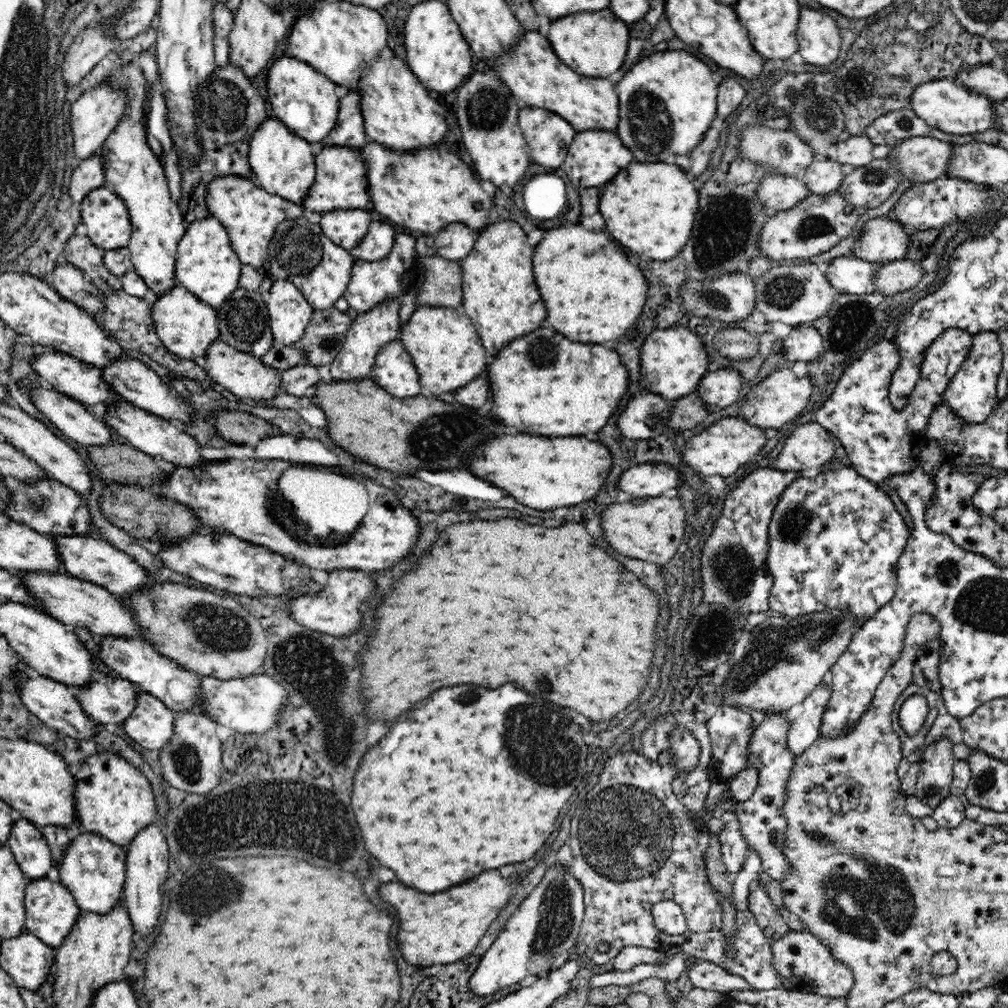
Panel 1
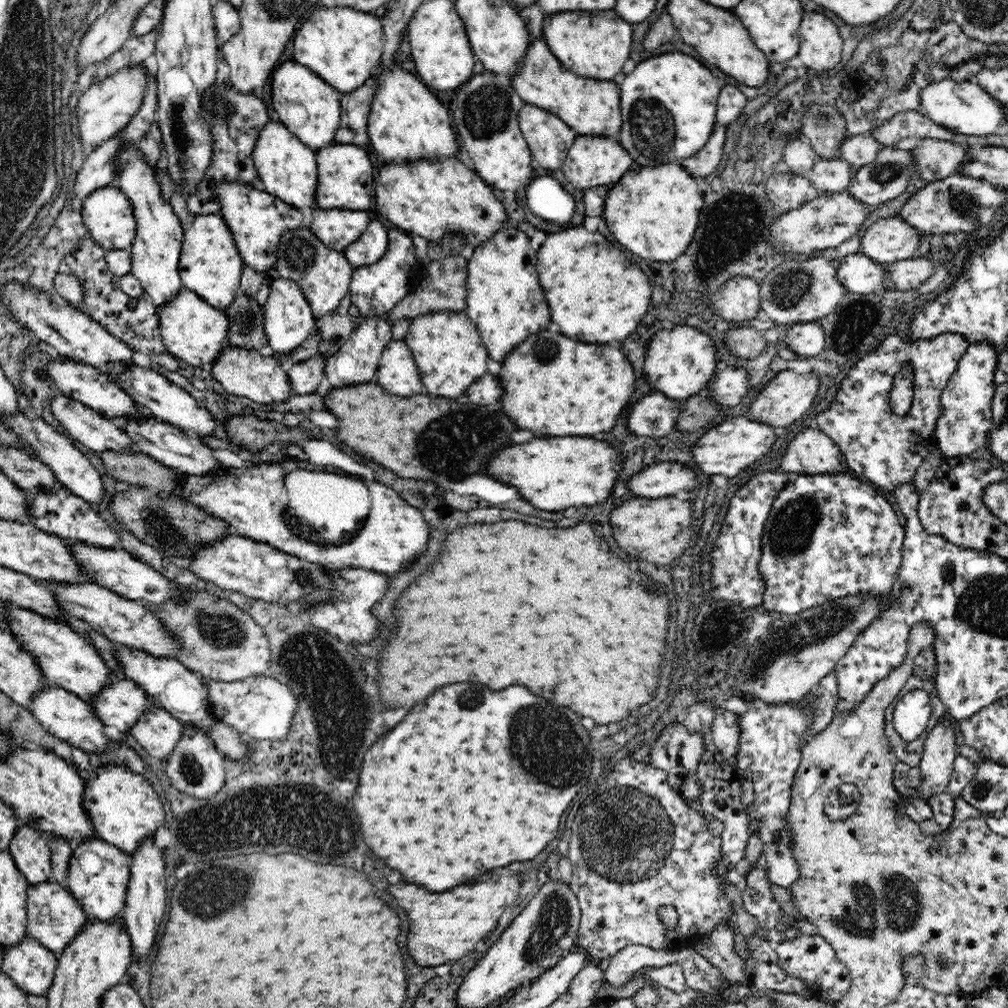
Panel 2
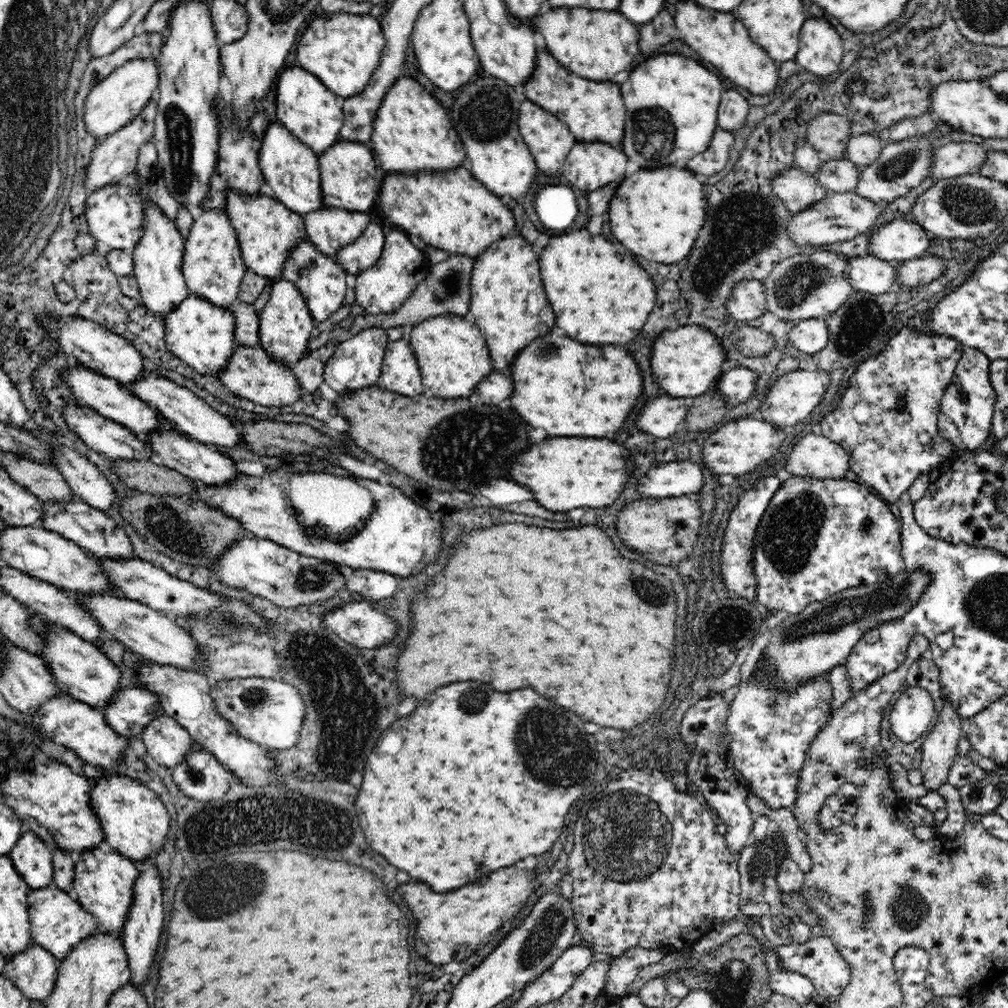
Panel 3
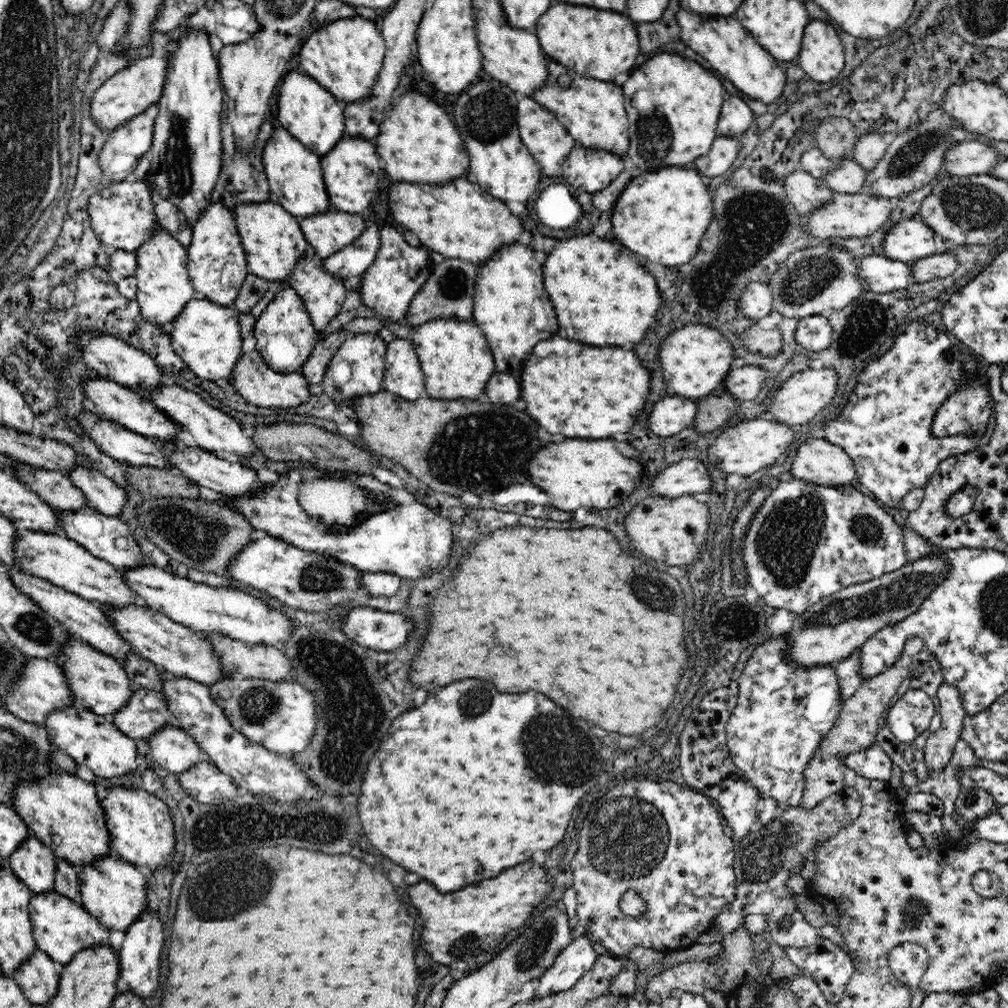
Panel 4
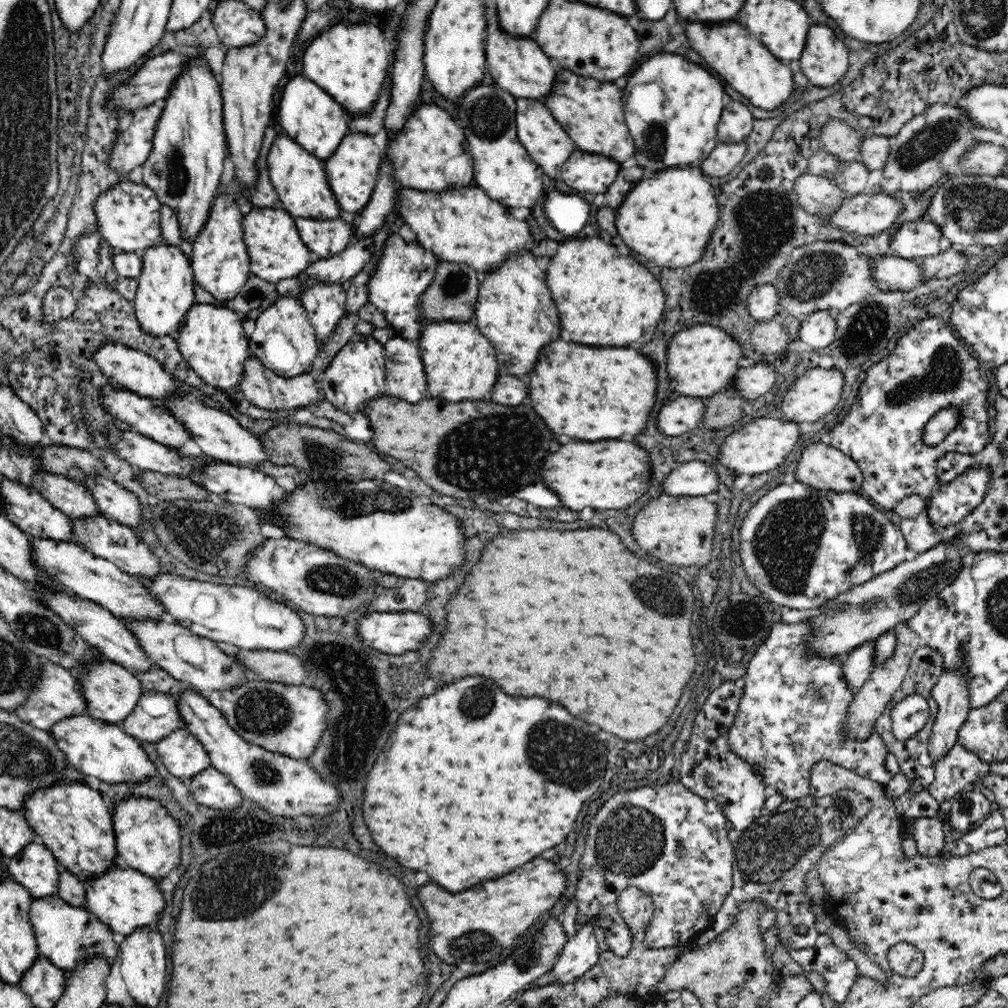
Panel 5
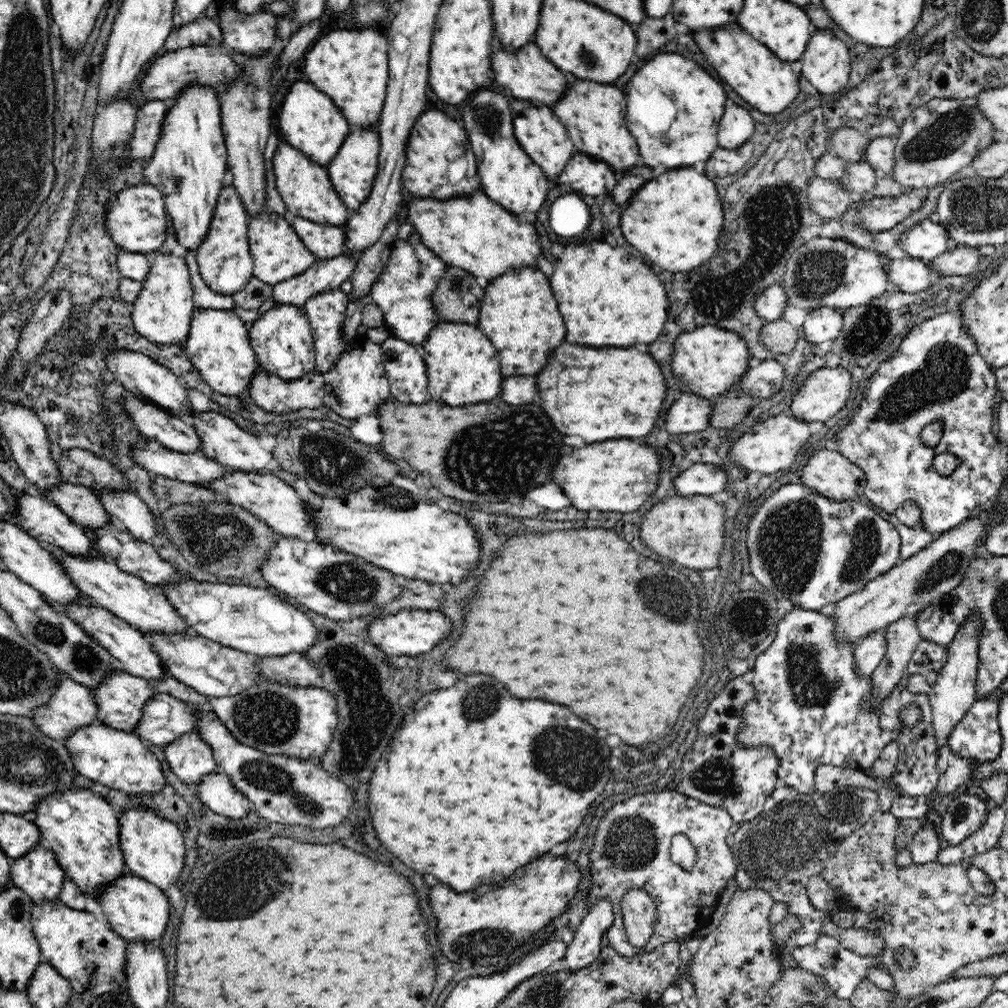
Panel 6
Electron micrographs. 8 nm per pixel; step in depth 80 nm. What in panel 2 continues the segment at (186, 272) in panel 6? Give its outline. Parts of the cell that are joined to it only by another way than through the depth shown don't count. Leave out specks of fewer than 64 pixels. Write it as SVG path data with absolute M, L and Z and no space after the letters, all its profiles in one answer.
M128 148L120 154L124 162L124 172L120 174L120 188L124 196L130 199L134 218L136 220L135 238L131 243L131 273L142 285L143 292L150 296L152 305L160 308L170 303L172 298L183 288L179 276L179 259L184 239L184 230L178 216L172 212L172 205L160 194L159 184L156 184L154 170L144 162L140 149Z

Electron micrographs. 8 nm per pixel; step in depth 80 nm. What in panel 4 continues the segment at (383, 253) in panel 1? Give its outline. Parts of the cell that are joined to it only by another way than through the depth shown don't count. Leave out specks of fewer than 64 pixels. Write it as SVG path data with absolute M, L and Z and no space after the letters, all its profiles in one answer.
M375 224L370 225L355 242L324 259L324 271L330 275L334 275L334 277L338 277L338 279L344 280L351 276L361 277L373 264L374 260L376 260L378 250L380 250L380 243L378 227Z

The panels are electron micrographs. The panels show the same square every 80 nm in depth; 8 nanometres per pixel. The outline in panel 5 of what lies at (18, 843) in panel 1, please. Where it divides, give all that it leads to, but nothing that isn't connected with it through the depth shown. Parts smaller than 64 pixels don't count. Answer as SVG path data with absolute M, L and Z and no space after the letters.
M41 841L30 842L21 854L5 863L7 874L24 886L33 899L57 894L61 867Z

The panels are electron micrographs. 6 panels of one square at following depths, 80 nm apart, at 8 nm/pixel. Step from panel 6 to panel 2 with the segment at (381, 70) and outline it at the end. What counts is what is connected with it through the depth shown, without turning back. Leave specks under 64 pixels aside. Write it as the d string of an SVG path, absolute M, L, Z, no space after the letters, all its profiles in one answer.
M348 6L314 8L306 20L299 25L293 41L291 59L313 70L326 84L340 90L343 94L356 90L372 76L373 68L379 63L385 46L382 23L374 12L352 10Z

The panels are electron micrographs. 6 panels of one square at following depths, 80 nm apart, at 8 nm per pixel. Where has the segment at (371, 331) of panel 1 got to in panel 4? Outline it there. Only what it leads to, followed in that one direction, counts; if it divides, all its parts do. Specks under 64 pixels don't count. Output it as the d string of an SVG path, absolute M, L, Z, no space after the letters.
M378 331L350 336L339 346L328 363L323 379L324 392L333 401L346 407L360 396L382 391L386 370L386 351L387 344L378 335Z

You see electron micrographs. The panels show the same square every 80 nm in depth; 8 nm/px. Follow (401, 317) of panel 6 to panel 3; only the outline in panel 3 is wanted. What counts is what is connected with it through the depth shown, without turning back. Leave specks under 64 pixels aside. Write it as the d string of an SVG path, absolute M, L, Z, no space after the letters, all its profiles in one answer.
M388 228L386 250L374 266L356 275L355 304L362 306L366 314L389 314L408 301L418 284L429 274L429 262L424 250L418 250L404 234Z

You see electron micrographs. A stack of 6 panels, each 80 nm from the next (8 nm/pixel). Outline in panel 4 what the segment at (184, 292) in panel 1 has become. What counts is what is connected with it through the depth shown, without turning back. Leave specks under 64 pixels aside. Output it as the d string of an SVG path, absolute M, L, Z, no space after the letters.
M196 296L168 326L170 344L200 379L214 383L220 379L230 382L234 366L244 353L238 318L239 313L233 307L219 306Z

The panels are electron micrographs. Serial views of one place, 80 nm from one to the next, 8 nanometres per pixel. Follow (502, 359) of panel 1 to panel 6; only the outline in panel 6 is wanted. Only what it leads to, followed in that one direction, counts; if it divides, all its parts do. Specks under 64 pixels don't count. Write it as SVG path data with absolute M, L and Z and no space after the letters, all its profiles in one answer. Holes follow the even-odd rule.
M564 342L538 374L538 392L542 408L562 434L582 436L592 444L650 434L666 396L666 384L658 362L650 354L618 348L584 348ZM574 368L586 370L586 378L572 378Z

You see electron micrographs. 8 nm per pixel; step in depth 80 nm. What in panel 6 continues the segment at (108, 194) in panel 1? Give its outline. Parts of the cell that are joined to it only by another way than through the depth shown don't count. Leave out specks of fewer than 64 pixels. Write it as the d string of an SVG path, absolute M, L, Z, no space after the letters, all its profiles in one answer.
M150 184L128 186L120 190L116 196L106 200L104 204L106 213L106 231L117 246L125 252L151 255L157 252L166 241L168 221L166 221L166 205L158 187Z

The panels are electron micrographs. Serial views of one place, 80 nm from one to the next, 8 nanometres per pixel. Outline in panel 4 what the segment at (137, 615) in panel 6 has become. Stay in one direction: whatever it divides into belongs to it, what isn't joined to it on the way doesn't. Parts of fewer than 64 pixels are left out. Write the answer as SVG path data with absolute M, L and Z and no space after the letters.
M22 530L16 532L14 542L15 566L26 573L50 581L56 586L77 594L89 601L105 604L112 608L124 608L132 604L141 604L136 592L124 581L122 572L101 558L96 558L88 549L79 545L79 542L66 538L62 533L36 532Z

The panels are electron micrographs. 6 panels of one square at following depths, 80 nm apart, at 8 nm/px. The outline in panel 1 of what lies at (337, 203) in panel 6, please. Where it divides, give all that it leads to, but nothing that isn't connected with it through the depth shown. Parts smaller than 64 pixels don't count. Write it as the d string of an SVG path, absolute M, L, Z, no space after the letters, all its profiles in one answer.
M270 117L252 134L249 142L248 163L251 175L258 178L260 187L270 194L281 195L294 204L302 205L303 198L310 190L315 178L315 155L312 153L310 143L300 138L284 126L279 119Z

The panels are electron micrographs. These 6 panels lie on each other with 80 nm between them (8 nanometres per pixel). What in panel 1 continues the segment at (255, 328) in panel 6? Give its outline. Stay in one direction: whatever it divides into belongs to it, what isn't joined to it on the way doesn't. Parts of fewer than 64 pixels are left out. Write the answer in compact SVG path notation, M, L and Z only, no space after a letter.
M276 279L270 290L265 294L265 302L275 342L295 346L297 341L304 336L304 330L315 312L308 301L306 301L302 291L292 282Z

